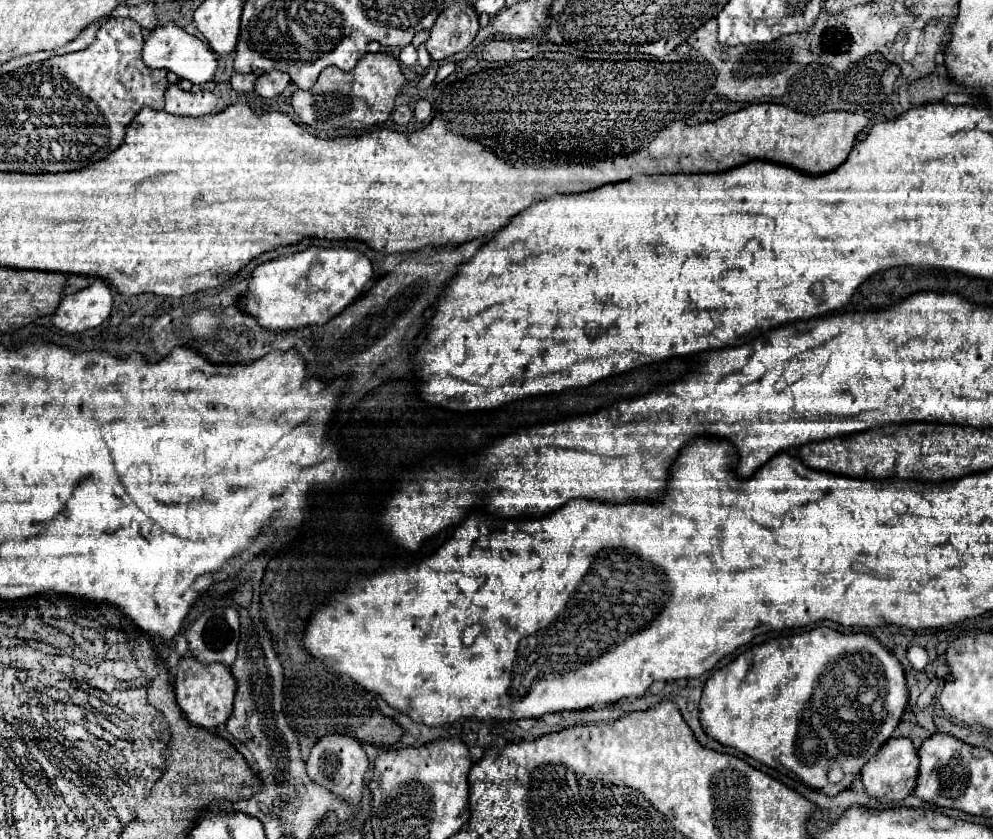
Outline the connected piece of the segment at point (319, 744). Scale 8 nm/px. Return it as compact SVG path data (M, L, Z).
M332 733L332 735L318 739L310 751L310 757L306 761L306 769L308 769L308 775L314 783L344 797L354 807L360 805L362 793L366 789L364 775L368 771L368 757L356 739L352 739L350 735L338 735L338 733Z

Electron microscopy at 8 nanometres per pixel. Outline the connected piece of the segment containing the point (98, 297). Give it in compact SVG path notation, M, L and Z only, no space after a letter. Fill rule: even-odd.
M94 279L88 287L76 291L74 295L70 293L62 297L52 315L52 325L66 333L82 333L106 321L110 311L112 289L102 279Z

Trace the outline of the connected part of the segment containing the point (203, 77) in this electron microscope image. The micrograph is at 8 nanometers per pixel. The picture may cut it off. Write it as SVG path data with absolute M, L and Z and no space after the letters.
M176 23L158 25L156 29L152 29L148 33L148 37L144 41L144 49L142 49L142 59L144 59L146 67L174 71L180 79L188 79L194 85L210 81L214 77L214 73L216 73L216 67L218 67L214 51L210 51L206 45L202 45L202 41L198 37L188 35Z

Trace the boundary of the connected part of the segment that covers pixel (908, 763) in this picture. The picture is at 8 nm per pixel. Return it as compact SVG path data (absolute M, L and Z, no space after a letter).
M892 737L880 747L880 751L872 759L868 759L868 763L862 767L860 775L862 775L862 783L866 787L866 793L870 797L876 797L886 803L902 801L916 787L916 775L918 775L916 747L906 737Z

